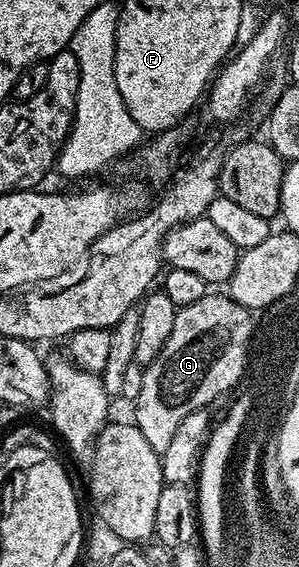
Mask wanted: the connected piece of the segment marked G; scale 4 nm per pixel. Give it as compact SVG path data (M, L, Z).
M208 293L193 305L179 307L176 321L172 325L172 334L168 341L164 341L164 349L160 349L160 353L152 362L145 364L140 393L133 404L135 407L132 422L140 429L140 433L144 433L144 438L154 451L161 453L167 449L172 435L184 417L202 408L209 408L209 403L220 398L229 387L229 391L237 388L244 373L246 355L249 354L249 343L255 328L256 323L251 312L226 293Z

